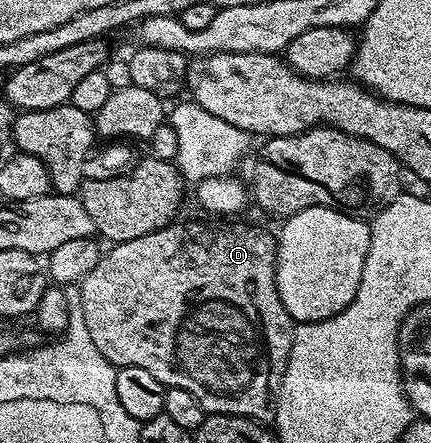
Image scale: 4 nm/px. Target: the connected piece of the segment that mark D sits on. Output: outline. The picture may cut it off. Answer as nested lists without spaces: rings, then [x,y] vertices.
[[[191,220],[188,224],[179,223],[172,222],[141,238],[111,244],[108,252],[106,249],[100,255],[97,266],[93,266],[93,270],[89,270],[89,274],[78,281],[80,308],[84,311],[84,327],[89,330],[89,338],[93,338],[93,346],[97,346],[97,350],[101,350],[101,354],[105,354],[105,358],[116,369],[141,366],[141,370],[149,370],[149,374],[153,374],[153,378],[157,378],[157,382],[161,382],[164,388],[189,390],[189,394],[193,394],[193,398],[201,402],[204,413],[212,416],[244,416],[260,422],[270,421],[293,342],[293,321],[281,302],[281,294],[275,281],[276,237],[272,233],[270,236],[263,228],[250,228],[247,224],[202,224],[199,220]]]

